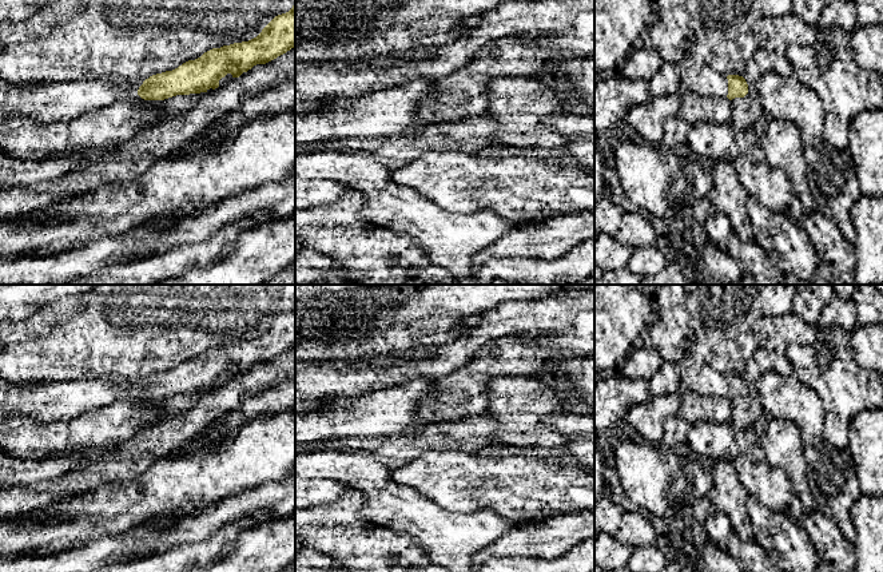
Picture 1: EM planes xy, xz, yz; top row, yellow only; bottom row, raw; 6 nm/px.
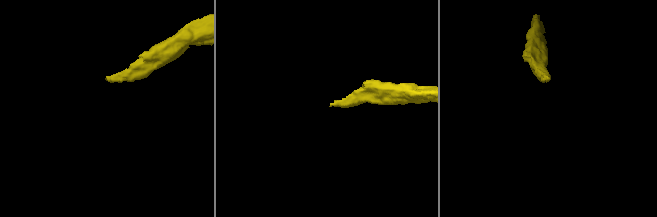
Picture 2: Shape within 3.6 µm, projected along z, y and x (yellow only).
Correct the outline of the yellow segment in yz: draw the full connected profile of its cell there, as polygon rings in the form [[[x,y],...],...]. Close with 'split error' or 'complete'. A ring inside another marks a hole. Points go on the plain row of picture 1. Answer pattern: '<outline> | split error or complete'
[[[695,342],[688,343],[683,358],[679,361],[679,374],[681,389],[699,396],[721,396],[732,400],[748,393],[748,384],[743,376],[725,376],[716,372],[701,358]]] | split error

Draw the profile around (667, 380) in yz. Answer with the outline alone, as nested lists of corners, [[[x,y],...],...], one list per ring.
[[[664,362],[661,369],[649,380],[649,390],[652,397],[680,392],[679,362]]]

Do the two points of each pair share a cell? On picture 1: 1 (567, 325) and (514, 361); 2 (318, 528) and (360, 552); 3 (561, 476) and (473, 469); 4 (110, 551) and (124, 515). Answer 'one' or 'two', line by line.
1: two
2: one
3: one
4: two

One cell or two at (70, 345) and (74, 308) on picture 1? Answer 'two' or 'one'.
two

